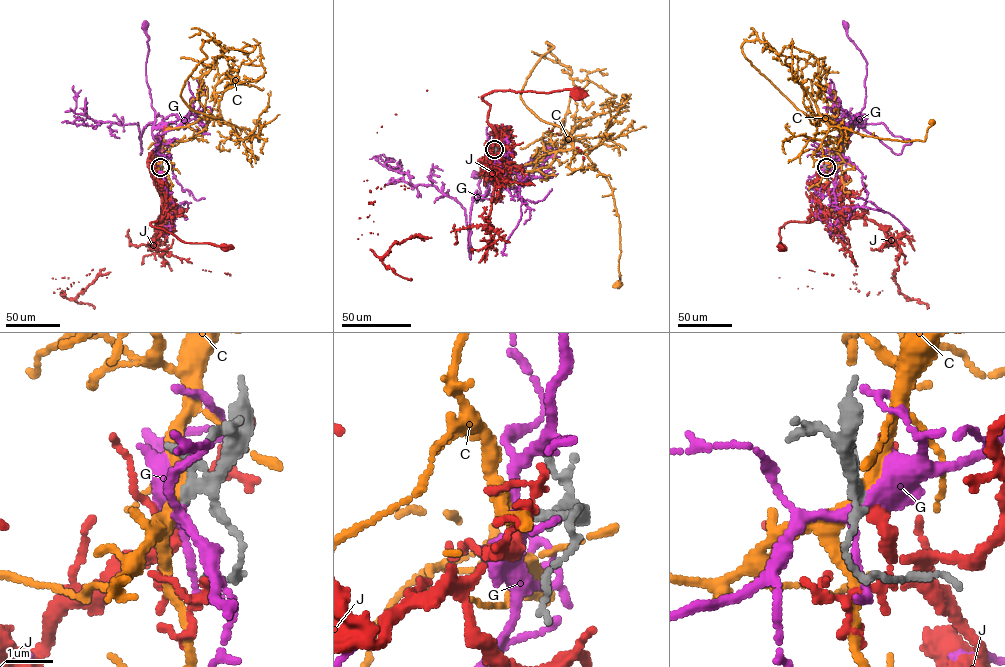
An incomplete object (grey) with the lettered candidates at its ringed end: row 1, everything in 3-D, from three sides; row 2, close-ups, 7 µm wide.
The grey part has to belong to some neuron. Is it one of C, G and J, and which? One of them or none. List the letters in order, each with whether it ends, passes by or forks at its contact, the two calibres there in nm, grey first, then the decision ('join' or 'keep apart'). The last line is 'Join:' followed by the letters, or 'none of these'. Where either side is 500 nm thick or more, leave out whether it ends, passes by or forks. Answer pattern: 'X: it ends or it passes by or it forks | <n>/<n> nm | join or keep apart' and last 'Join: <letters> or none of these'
C: it passes by | 220/280 nm | keep apart
G: it forks | 180/340 nm | keep apart
J: it passes by | 180/200 nm | join
Join: J

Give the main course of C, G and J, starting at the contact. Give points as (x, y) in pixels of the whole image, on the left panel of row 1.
C: (160, 167), (163, 144), (188, 140), (210, 120), (246, 128), (259, 142), (257, 122)
G: (160, 167), (159, 161), (157, 163), (159, 142), (152, 133), (155, 111), (145, 73), (149, 39), (145, 25)
J: (160, 167), (154, 172), (153, 179), (161, 193), (162, 219), (150, 224), (186, 242), (224, 247)

